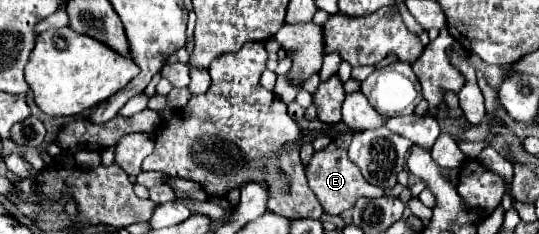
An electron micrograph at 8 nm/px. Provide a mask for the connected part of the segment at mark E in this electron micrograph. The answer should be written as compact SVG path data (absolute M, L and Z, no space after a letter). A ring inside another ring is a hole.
M330 142L322 150L316 150L314 158L310 158L308 164L304 164L304 172L306 172L306 178L308 178L308 186L312 188L312 192L320 200L324 212L330 214L330 216L340 216L344 210L352 208L356 204L356 200L362 198L362 196L364 198L378 198L378 196L384 194L382 188L366 182L366 178L358 170L358 166L354 166L350 162L346 150L336 146L334 142Z

